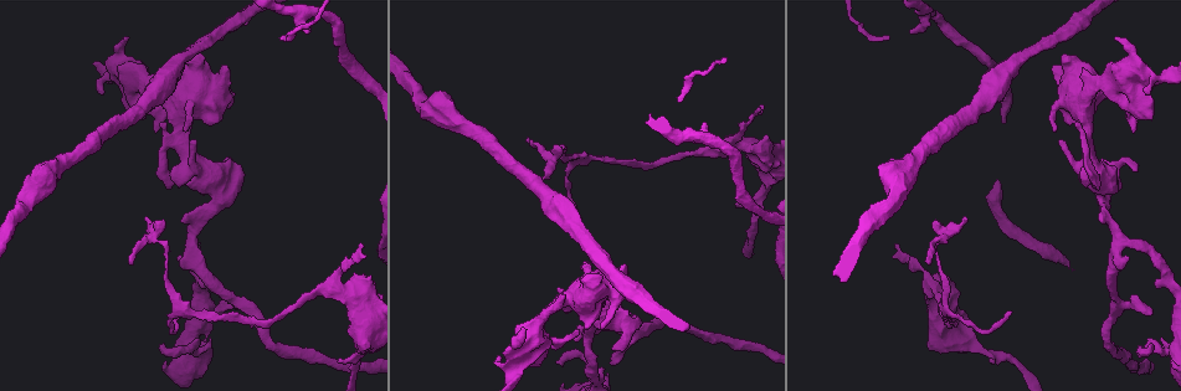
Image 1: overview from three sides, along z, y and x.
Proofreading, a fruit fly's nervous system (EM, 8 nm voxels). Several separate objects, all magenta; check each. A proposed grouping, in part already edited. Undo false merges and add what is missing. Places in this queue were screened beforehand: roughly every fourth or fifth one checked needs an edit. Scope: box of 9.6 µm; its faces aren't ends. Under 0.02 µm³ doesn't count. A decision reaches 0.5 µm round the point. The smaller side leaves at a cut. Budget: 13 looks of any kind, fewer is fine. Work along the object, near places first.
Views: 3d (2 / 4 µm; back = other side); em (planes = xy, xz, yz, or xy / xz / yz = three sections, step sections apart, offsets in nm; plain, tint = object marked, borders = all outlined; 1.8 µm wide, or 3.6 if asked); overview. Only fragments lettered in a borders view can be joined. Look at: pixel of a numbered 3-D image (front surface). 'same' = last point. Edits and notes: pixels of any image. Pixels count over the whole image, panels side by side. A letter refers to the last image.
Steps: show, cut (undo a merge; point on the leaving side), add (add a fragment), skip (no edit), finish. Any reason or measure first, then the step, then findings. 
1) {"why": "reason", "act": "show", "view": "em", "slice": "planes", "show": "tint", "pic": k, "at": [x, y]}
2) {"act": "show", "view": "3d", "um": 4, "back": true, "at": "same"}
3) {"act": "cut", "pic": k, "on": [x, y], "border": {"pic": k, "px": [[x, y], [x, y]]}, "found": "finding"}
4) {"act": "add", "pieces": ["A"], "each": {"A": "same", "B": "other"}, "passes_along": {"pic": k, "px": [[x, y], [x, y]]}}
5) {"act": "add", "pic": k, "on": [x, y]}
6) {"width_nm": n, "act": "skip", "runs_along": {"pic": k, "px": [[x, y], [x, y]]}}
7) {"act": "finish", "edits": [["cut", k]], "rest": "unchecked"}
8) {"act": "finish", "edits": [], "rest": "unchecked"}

{"why": "sharp bend", "act": "show", "view": "3d", "um": 4, "pic": 1, "at": [927, 279]}

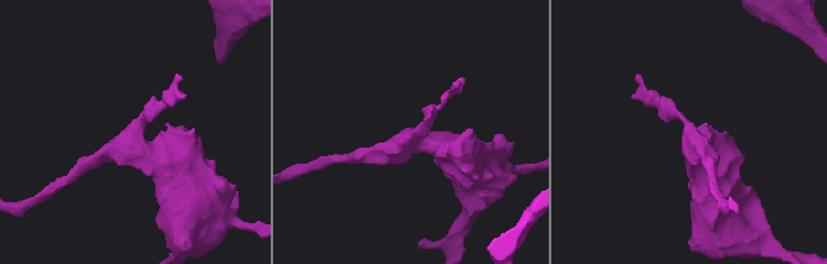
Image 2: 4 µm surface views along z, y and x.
{"act": "show", "view": "em", "slice": "planes", "show": "tint", "pic": 2, "at": [689, 132]}

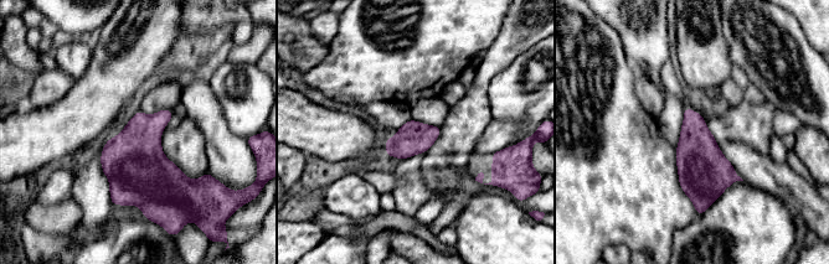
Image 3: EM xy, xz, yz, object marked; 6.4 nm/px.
{"act": "show", "view": "em", "slice": "planes", "show": "borders", "at": "same"}

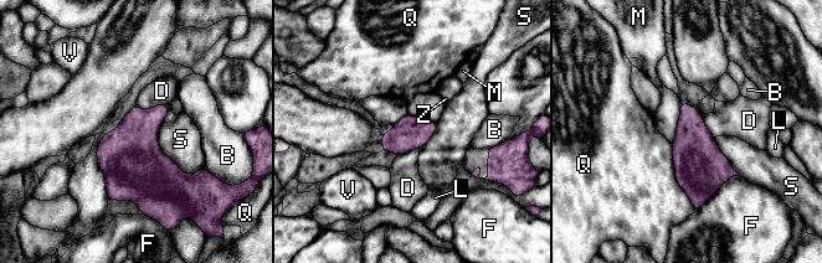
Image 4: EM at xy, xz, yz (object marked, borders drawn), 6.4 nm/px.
{"act": "skip", "each": {"B": "other", "D": "other", "F": "other", "L": "other", "M": "other", "Q": "other", "S": "other", "V": "other", "Z": "other"}, "border": {"pic": 4, "px": [[167, 103], [148, 109], [137, 106]]}, "found": "continuous, no second neuron"}

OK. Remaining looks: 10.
{"why": "tapers out", "act": "show", "view": "em", "um": 3.6, "slice": "planes", "show": "plain", "pic": 1, "at": [991, 360]}

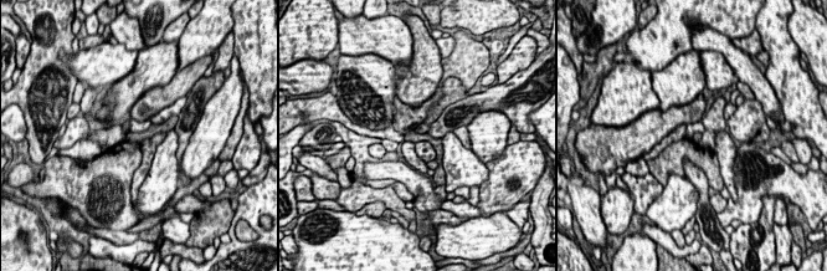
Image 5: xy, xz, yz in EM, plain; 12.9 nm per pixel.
{"act": "show", "view": "em", "um": 3.6, "slice": "planes", "show": "borders", "at": "same"}

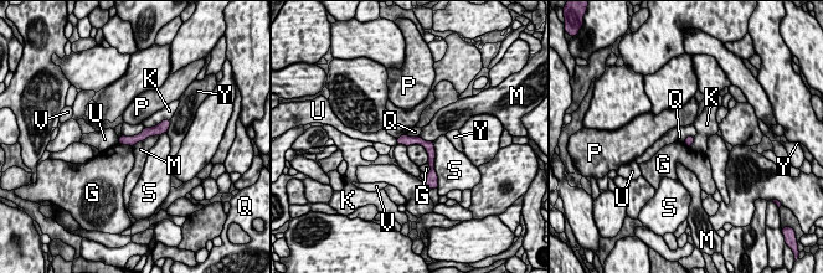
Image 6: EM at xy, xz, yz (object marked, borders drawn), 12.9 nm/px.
{"act": "skip", "each": {"G": "other", "K": "other", "M": "other", "P": "other", "Q": "other", "S": "other", "U": "other", "V": "other", "Y": "other"}, "runs_along": {"pic": 6, "px": [[165, 127], [121, 140]]}, "found": "no lettered fragment goes on from it"}

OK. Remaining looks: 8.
{"why": "abrupt turn", "act": "show", "view": "3d", "um": 4, "pic": 1, "at": [166, 254]}

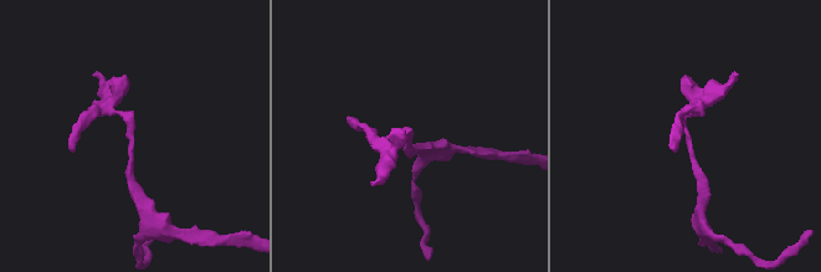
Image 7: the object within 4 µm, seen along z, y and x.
{"why": "need the tissue", "act": "show", "view": "em", "slice": "yz", "step": 16, "show": "borders", "pic": 7, "at": [409, 136]}

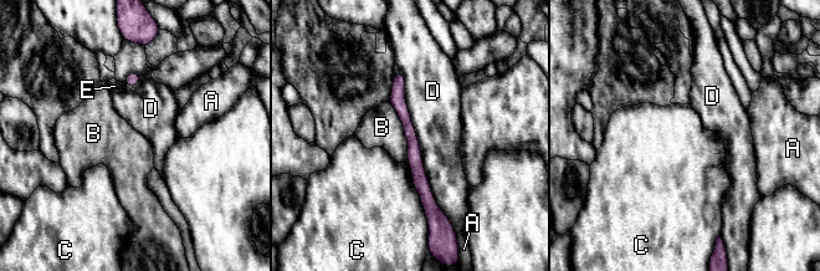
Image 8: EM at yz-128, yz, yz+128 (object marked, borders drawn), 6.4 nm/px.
{"act": "skip", "each": {"A": "other", "B": "other", "C": "other", "D": "other", "E": "other"}, "runs_along": {"pic": 8, "px": [[398, 76], [398, 102], [429, 210]]}, "found": "all the same neuron"}

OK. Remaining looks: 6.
{"why": "thick end", "act": "show", "view": "em", "um": 3.6, "slice": "planes", "show": "borders", "pic": 1, "at": [1082, 70]}

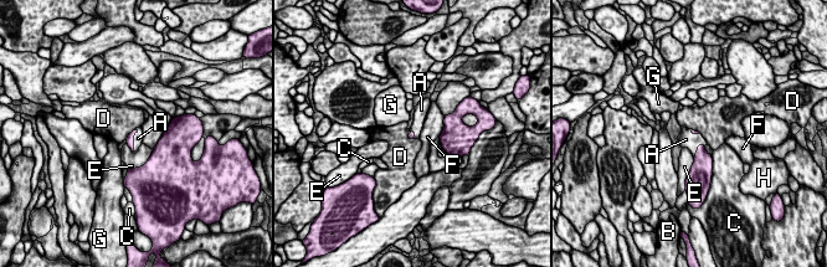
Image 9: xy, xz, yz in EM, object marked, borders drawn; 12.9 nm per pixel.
{"act": "add", "pieces": ["A"], "each": {"A": "same", "B": "other", "C": "other", "D": "other", "E": "other", "F": "other", "G": "other", "H": "other"}, "passes_along": {"pic": 9, "px": [[131, 138], [133, 139], [138, 138]]}, "found": "the neuron continues"}

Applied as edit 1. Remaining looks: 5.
{"why": "branch stops here", "act": "show", "view": "em", "slice": "planes", "show": "borders", "pic": 1, "at": [705, 123]}

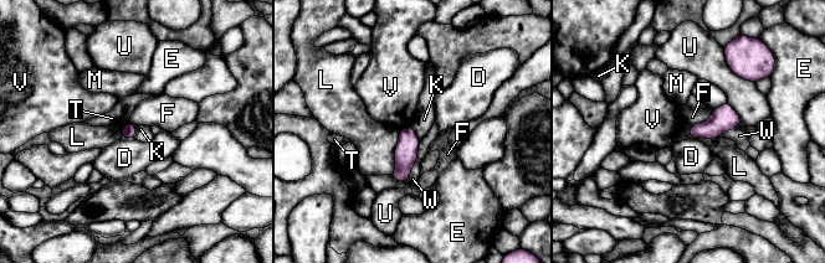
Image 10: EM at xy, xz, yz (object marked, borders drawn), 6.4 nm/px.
{"act": "skip", "each": {"D": "other", "E": "other", "F": "other", "K": "other", "L": "other", "M": "other", "T": "other", "U": "other", "V": "other", "W": "other"}, "border": {"pic": 10, "px": [[688, 125], [693, 138], [716, 138]]}, "found": "no lettered fragment goes on from it"}

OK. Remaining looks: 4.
{"act": "finish", "edits": [["add", 9]], "rest": "unchecked"}

